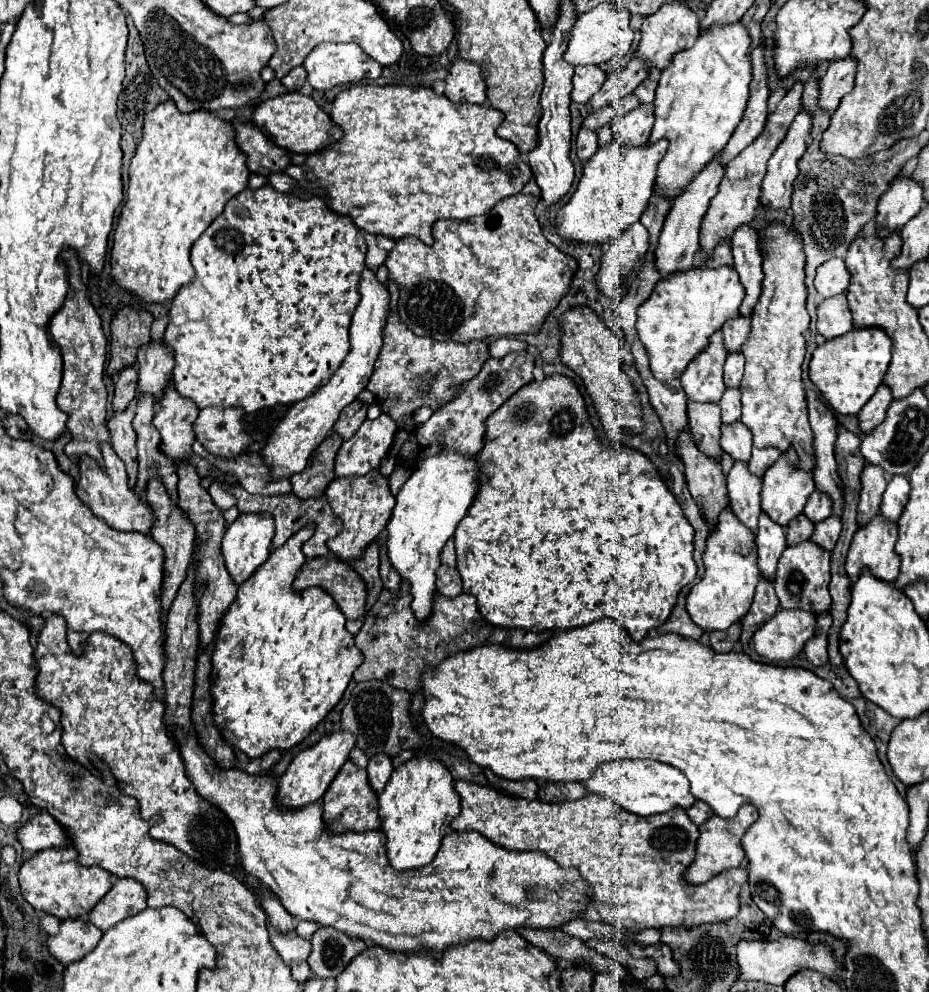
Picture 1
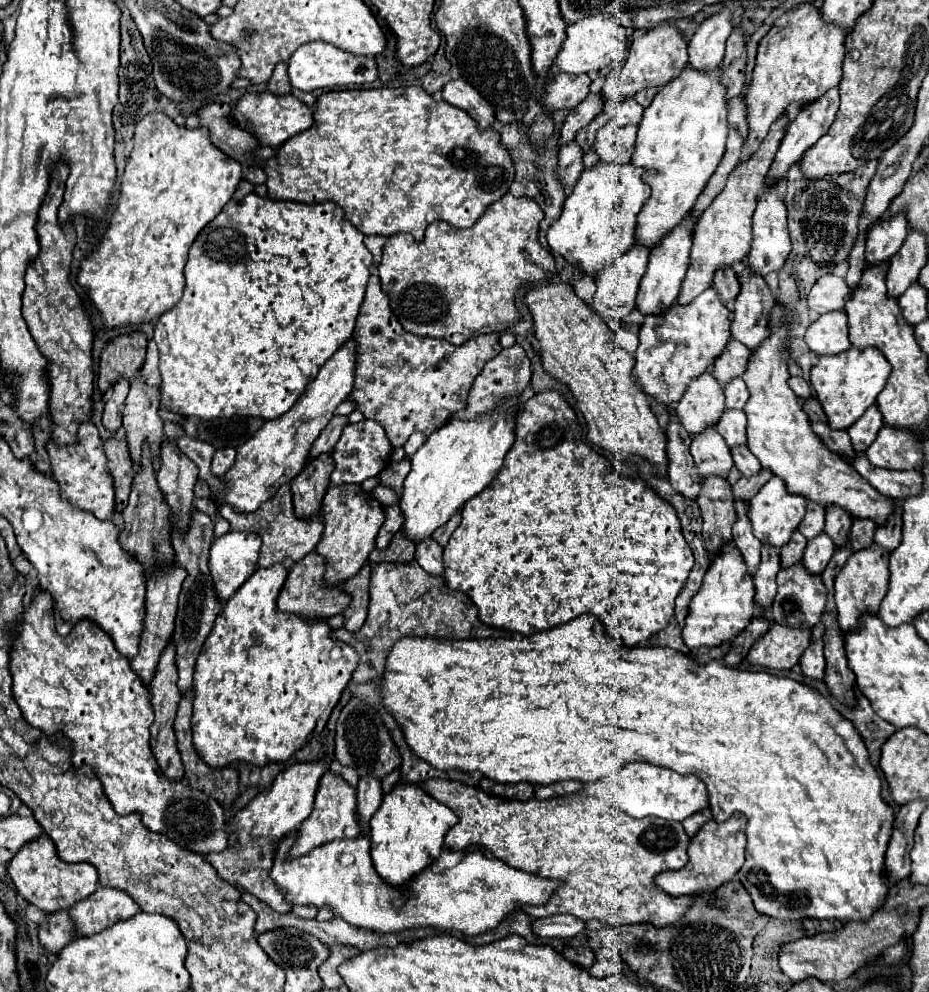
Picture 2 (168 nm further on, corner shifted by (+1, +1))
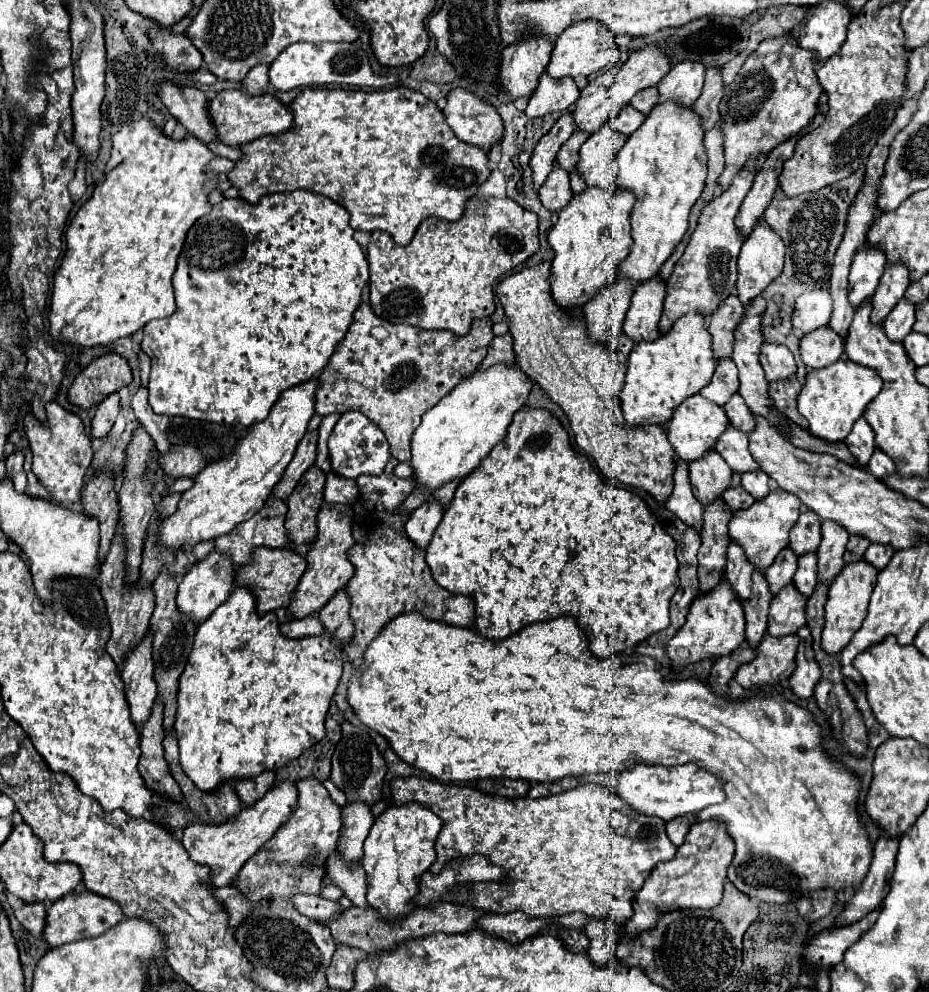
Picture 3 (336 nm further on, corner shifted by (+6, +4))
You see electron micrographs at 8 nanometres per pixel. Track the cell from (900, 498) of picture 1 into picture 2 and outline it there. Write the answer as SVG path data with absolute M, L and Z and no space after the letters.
M897 503L897 519L889 519L889 527L879 527L875 531L875 543L885 551L895 551L901 543L901 507Z

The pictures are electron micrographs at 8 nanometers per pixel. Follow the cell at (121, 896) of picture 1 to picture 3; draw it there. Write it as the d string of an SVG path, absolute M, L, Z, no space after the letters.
M80 892L80 894L68 894L60 900L56 900L50 908L48 908L48 916L46 916L46 928L44 928L44 940L56 948L62 946L66 942L74 942L80 938L92 938L92 936L100 936L106 930L110 930L114 924L118 924L124 918L124 912L118 908L118 904L114 900L108 900L100 894L94 892Z

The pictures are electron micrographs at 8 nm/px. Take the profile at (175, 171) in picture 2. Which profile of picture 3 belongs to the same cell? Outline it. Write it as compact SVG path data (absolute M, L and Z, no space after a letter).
M144 118L144 120L136 120L136 122L130 122L126 124L120 132L116 132L112 136L112 149L111 153L117 153L117 155L124 155L124 160L106 174L104 182L100 186L96 186L92 198L82 204L82 208L76 212L74 220L72 220L72 226L68 226L66 230L66 254L62 258L62 264L54 276L54 294L52 294L52 308L50 308L50 334L54 340L64 340L64 342L72 342L72 344L78 344L78 346L98 346L98 344L108 344L108 342L114 342L118 338L124 338L124 336L130 336L134 334L136 330L140 330L146 322L154 320L154 318L166 318L174 312L174 288L172 288L172 274L176 270L176 260L178 260L178 254L184 246L184 240L186 240L186 234L188 230L192 228L192 224L208 214L212 210L212 204L208 202L208 194L212 190L216 190L218 186L218 174L216 172L204 172L206 164L212 162L212 158L216 158L216 154L204 144L200 142L198 138L190 136L190 138L184 138L184 140L172 140L168 138L162 128L158 128L152 120Z

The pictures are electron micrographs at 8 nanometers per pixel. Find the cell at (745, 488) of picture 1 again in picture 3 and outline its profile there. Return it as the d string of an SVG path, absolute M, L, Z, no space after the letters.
M740 544L728 546L728 562L724 570L724 578L730 582L734 592L744 600L750 596L752 590L752 564L748 564L748 558L744 556L744 548Z

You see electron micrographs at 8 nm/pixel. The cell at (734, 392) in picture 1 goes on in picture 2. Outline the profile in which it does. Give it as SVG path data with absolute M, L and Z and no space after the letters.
M727 409L725 415L721 417L721 421L717 423L719 435L725 439L725 443L727 443L731 449L747 443L745 429L747 429L747 417L745 417L743 411Z

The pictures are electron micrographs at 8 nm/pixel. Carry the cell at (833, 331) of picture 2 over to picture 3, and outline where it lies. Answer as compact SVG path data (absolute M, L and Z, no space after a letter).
M818 328L800 340L800 356L808 368L824 368L844 352L844 340L832 328Z

